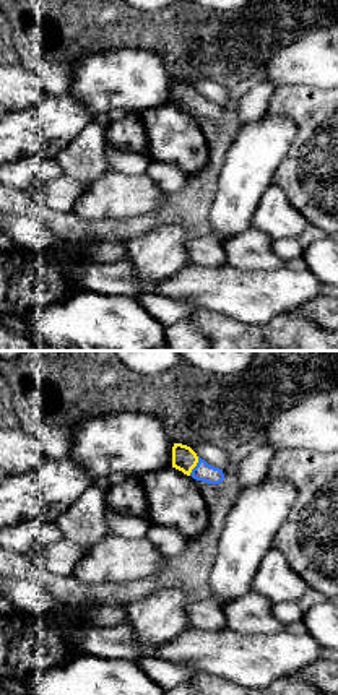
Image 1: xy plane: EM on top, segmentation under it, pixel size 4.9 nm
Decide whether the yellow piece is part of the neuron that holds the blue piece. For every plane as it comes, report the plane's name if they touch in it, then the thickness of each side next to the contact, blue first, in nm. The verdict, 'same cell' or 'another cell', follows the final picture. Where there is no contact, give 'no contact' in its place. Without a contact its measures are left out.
contact in xy; calibres 90 and 120 nm

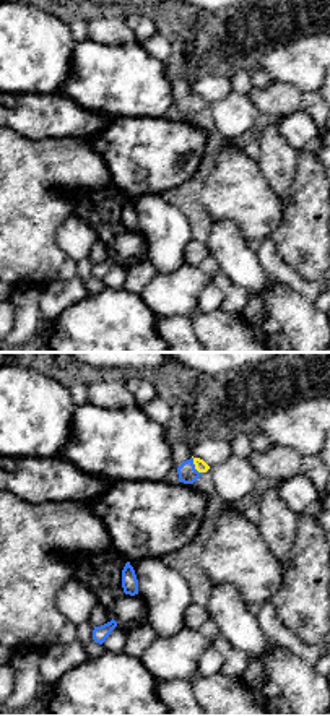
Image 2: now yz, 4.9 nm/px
contact in yz; calibres 90 and 60 nm

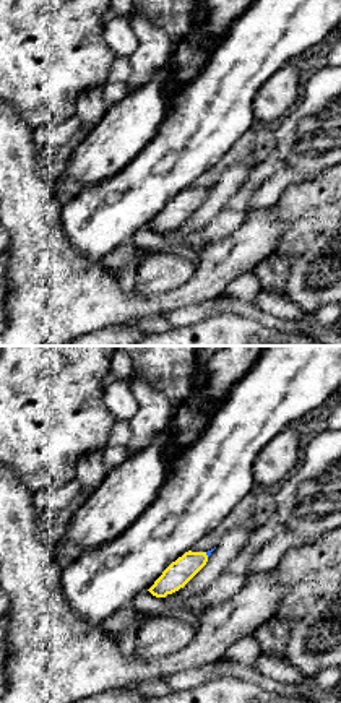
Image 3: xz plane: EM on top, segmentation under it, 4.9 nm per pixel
contact in xz; calibres 20 and 120 nm

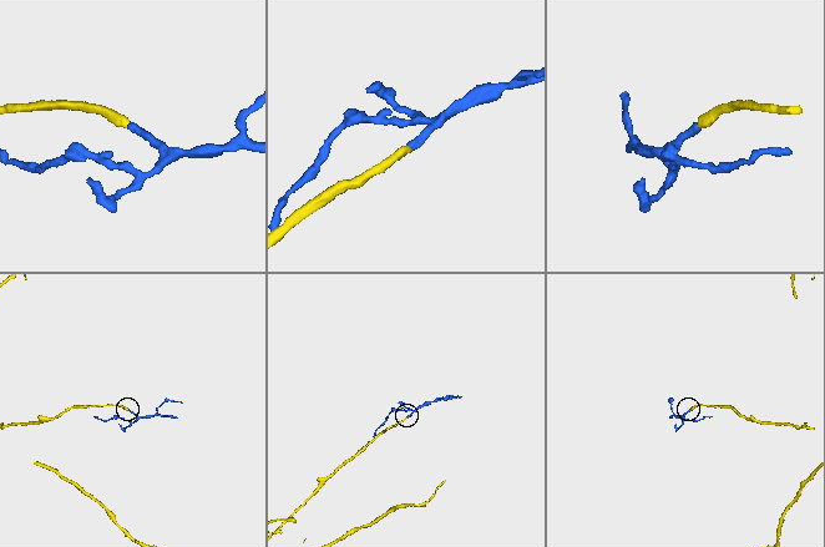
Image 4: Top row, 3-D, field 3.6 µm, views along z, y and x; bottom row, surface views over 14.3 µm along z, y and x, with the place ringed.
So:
same cell

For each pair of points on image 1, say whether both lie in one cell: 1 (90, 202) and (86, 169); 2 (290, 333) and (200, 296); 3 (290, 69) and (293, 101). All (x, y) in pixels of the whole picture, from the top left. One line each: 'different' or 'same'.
1: different
2: different
3: different

